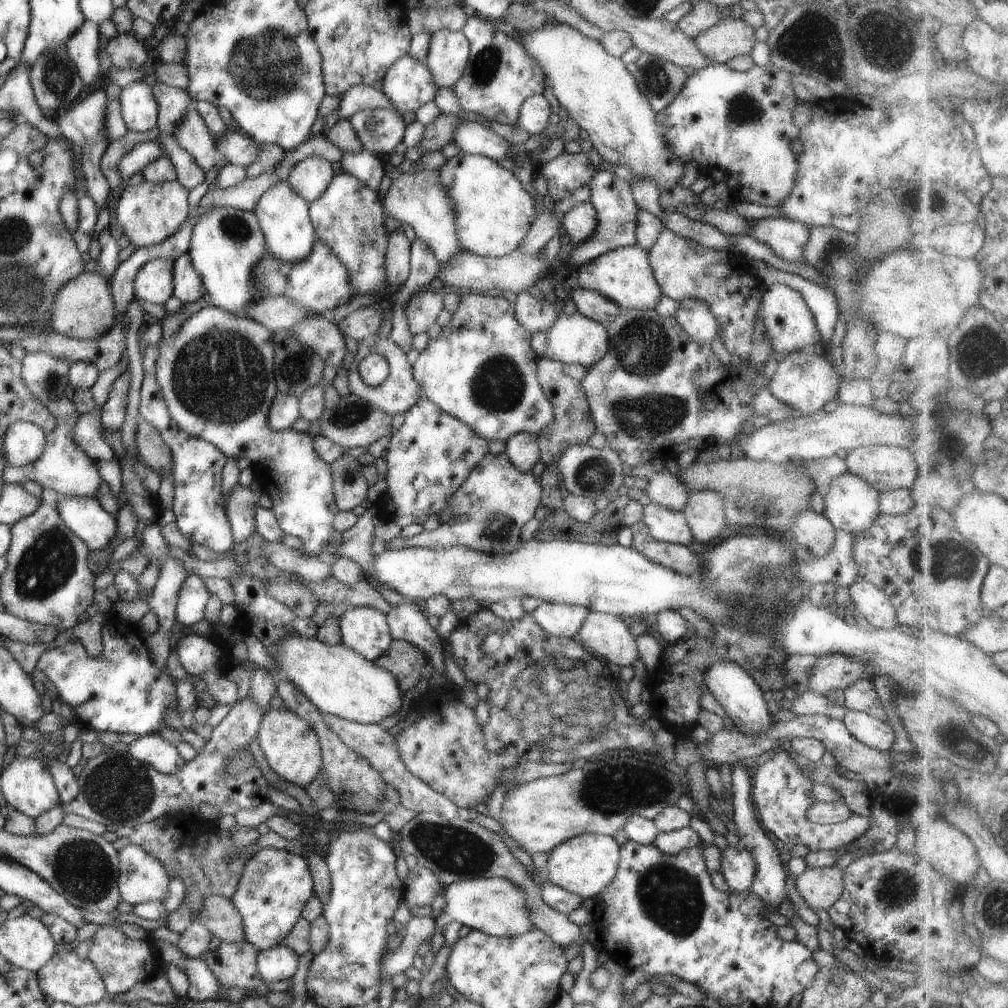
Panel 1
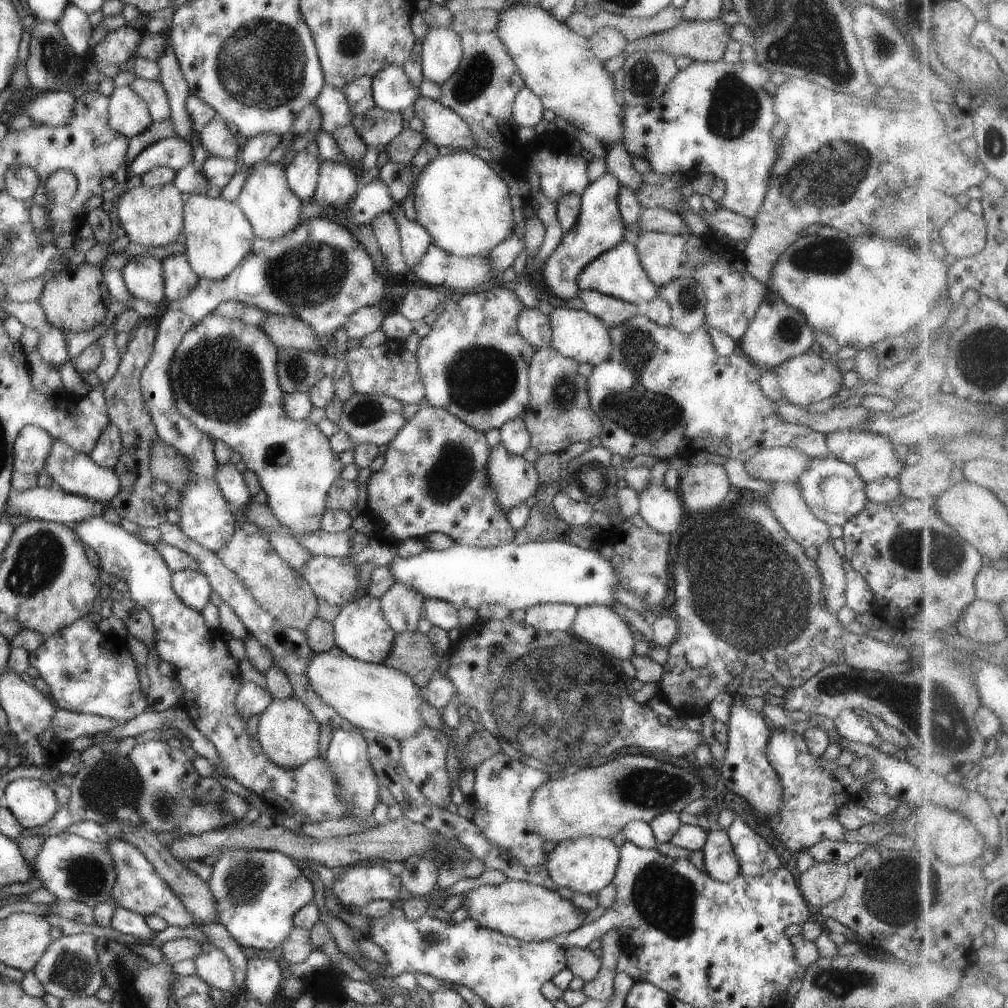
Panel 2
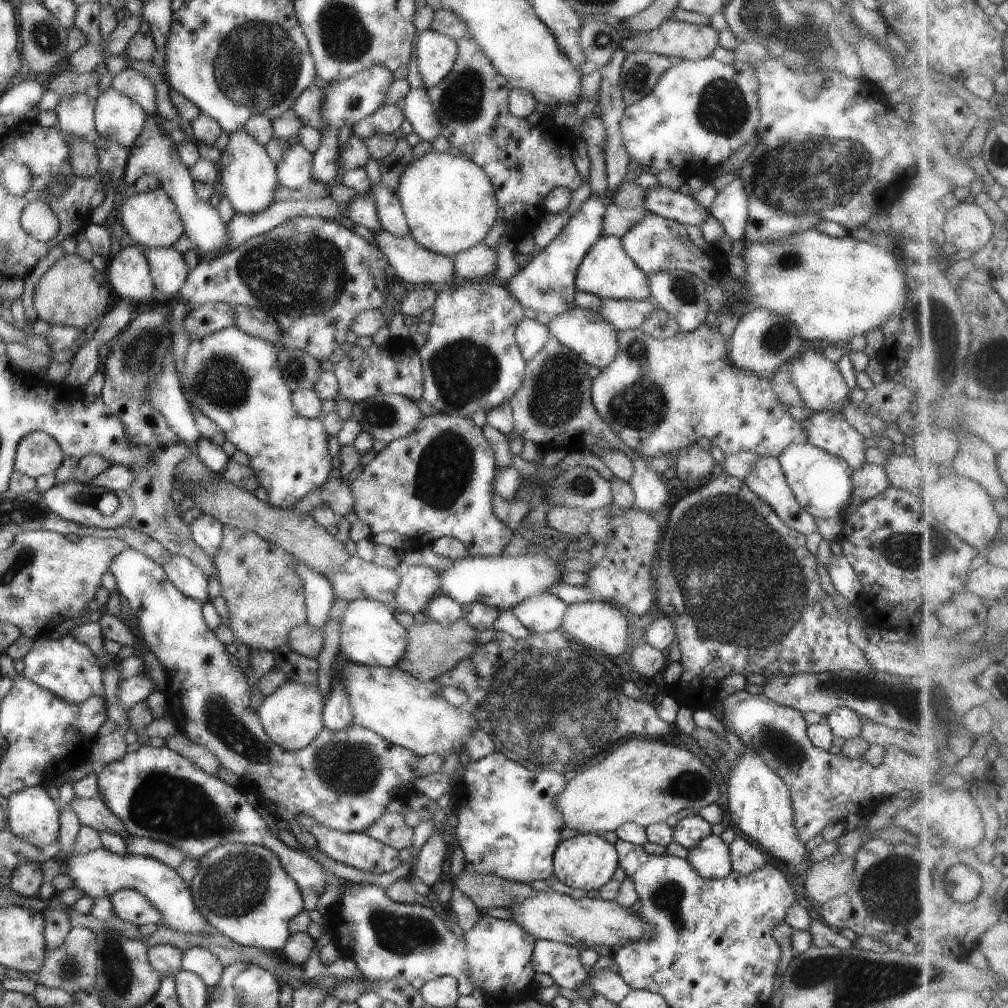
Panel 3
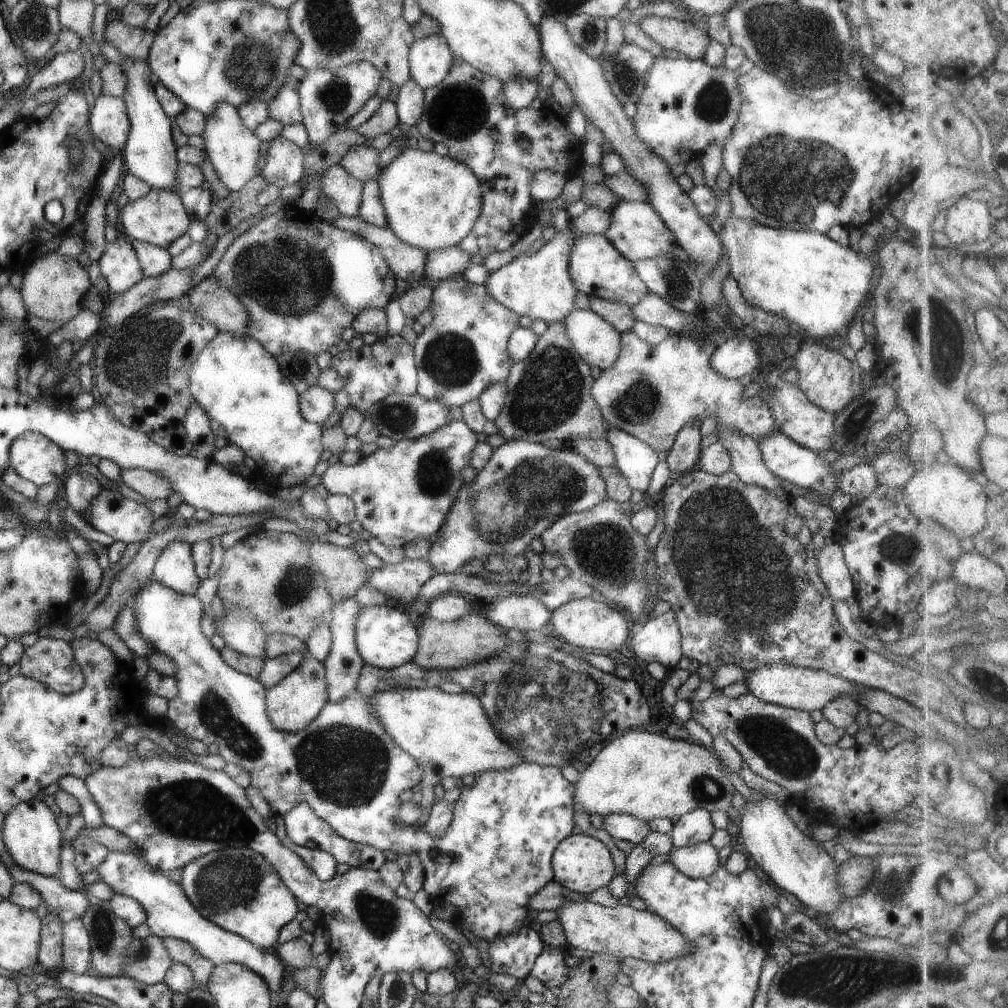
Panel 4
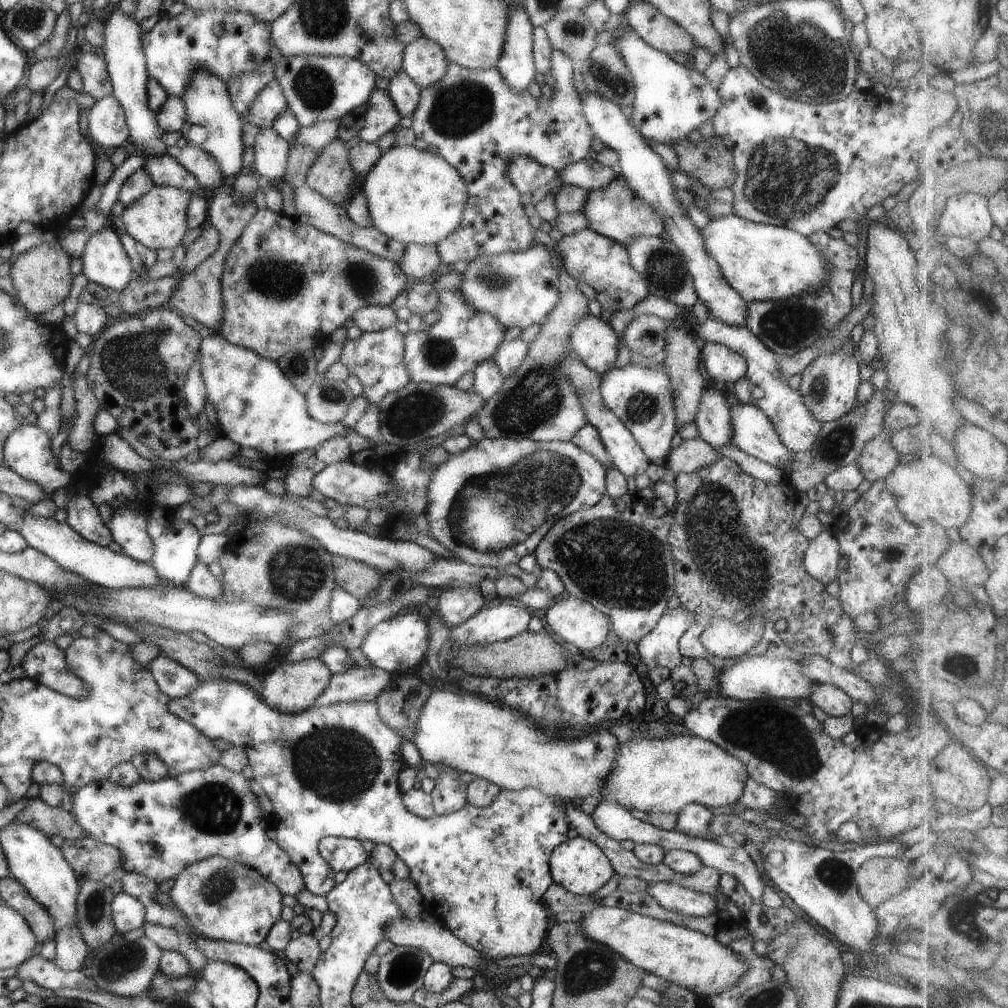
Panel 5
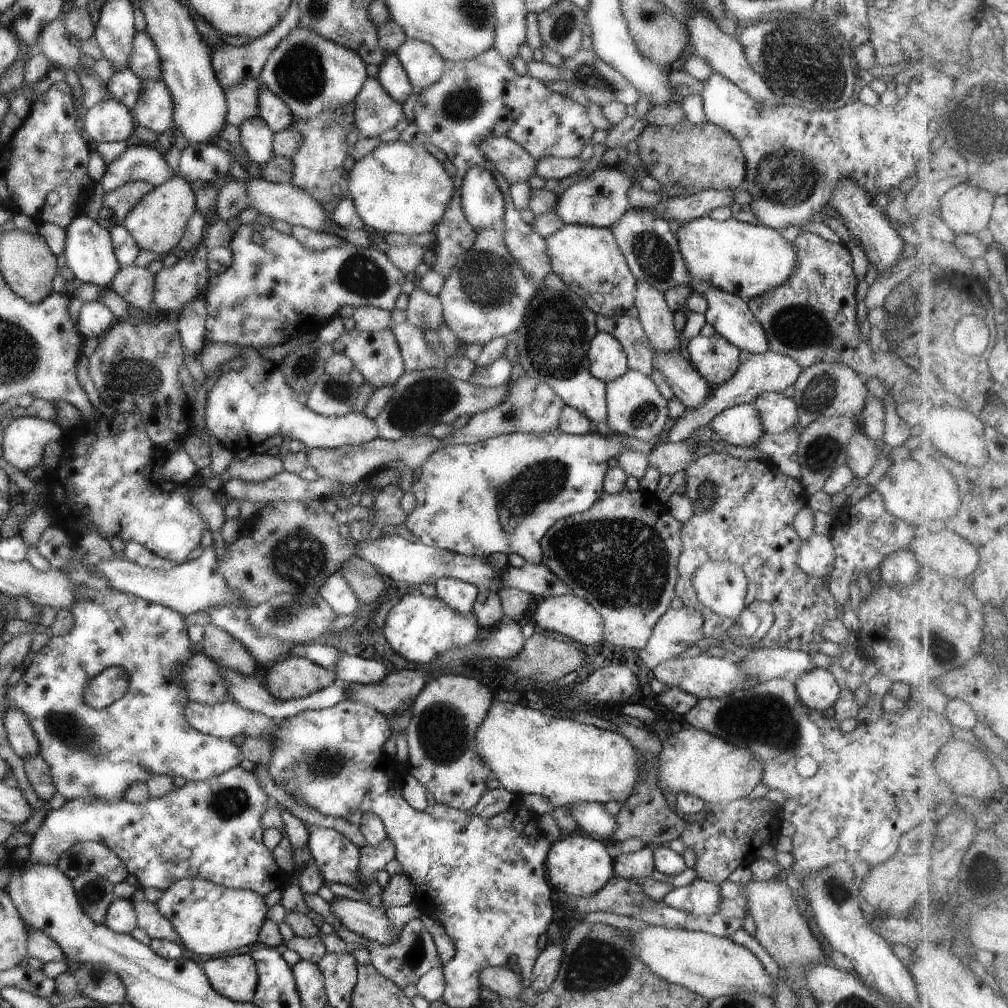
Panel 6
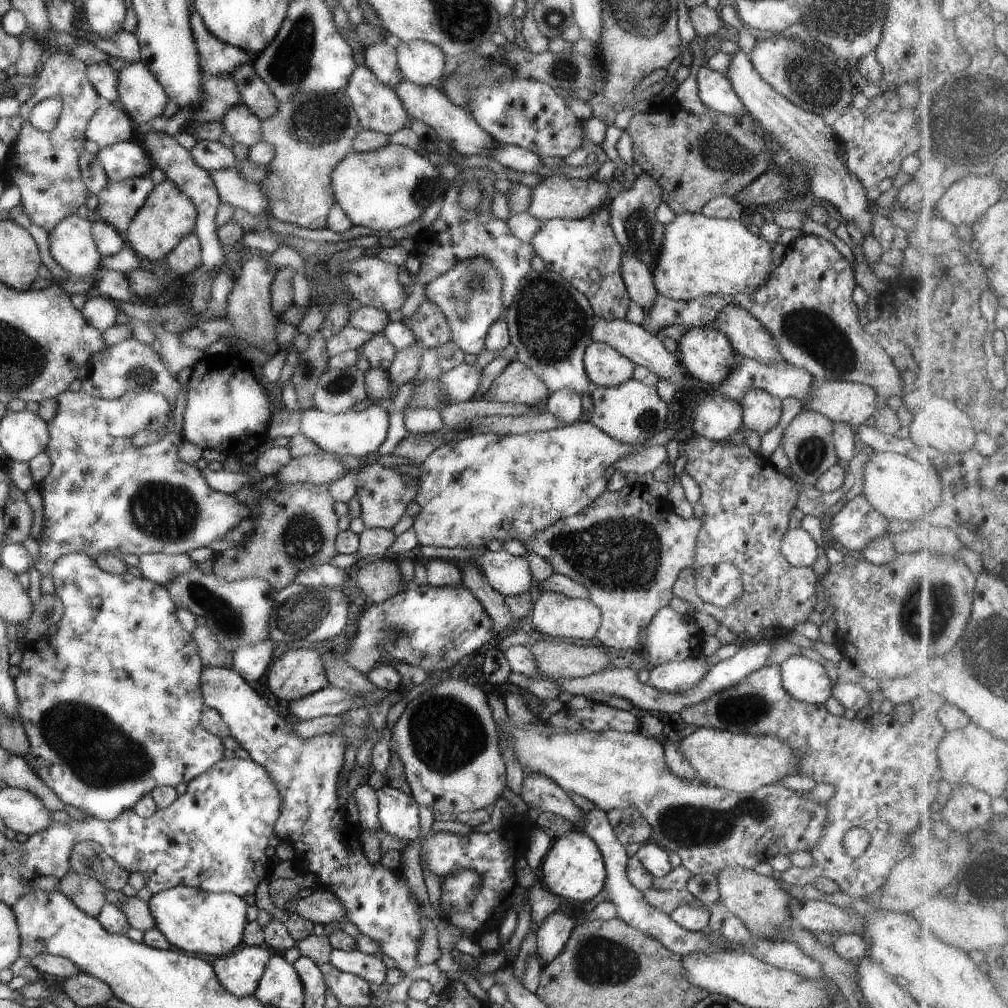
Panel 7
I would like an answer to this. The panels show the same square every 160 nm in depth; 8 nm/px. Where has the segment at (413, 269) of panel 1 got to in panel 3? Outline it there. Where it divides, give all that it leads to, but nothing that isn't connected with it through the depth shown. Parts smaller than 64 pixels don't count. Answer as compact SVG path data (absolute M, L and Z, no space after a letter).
M370 159L364 167L370 179L371 195L377 206L380 226L396 236L409 235L409 226L405 219L398 197L380 178L380 168L374 159Z

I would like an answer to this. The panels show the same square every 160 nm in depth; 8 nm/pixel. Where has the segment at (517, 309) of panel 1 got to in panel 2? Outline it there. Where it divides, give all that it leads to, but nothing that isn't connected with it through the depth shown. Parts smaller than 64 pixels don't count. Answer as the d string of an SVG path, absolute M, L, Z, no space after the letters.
M523 306L517 321L518 334L536 351L551 347L552 330L549 316L542 314L538 307Z

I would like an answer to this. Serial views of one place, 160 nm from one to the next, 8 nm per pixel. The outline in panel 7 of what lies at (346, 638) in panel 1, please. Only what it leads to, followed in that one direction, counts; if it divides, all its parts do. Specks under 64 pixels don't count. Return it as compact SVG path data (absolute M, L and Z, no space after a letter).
M463 583L451 587L412 585L386 602L363 609L360 615L347 649L343 652L329 650L321 654L321 658L339 657L364 675L376 668L383 656L422 666L427 672L450 670L464 656L474 654L486 642L497 638L492 619Z

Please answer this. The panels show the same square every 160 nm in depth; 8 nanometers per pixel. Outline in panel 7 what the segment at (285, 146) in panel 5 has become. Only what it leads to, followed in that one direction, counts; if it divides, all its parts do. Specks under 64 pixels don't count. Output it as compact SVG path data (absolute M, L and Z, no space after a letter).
M244 103L230 107L221 123L226 134L248 148L261 140L261 120Z

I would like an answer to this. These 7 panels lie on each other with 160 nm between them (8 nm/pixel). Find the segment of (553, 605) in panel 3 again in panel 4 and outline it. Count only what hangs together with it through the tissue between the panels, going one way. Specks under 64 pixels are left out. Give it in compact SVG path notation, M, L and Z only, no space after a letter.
M510 595L509 597L498 599L493 603L483 603L479 614L482 618L485 618L487 621L494 623L506 631L510 630L510 628L529 631L538 630L546 624L550 626L549 620L552 616L552 611L549 611L548 608L533 598L524 595Z

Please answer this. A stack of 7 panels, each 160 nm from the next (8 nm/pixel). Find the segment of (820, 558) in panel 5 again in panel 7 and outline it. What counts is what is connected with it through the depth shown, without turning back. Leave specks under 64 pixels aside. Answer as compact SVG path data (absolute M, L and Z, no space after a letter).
M796 527L784 533L780 552L795 567L812 567L818 556L818 545L809 532Z

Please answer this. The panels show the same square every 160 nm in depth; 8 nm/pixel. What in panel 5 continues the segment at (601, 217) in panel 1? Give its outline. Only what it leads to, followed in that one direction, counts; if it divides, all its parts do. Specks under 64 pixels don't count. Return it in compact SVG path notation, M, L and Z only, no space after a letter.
M540 243L524 252L504 251L496 255L478 255L463 272L459 291L474 309L492 315L505 329L520 328L523 331L532 324L543 324L560 298L559 277L556 270L552 269L551 256Z

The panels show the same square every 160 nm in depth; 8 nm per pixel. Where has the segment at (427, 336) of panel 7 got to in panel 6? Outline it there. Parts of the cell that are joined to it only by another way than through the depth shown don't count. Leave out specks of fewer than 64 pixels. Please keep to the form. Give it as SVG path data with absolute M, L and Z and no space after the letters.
M415 288L409 294L408 307L406 308L406 322L416 325L420 330L437 331L442 324L443 306L437 295Z

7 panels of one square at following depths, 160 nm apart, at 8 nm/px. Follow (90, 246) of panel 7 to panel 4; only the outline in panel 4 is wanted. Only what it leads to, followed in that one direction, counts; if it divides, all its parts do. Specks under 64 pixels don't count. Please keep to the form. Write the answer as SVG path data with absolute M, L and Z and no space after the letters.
M124 233L120 234L116 240L106 242L105 249L97 260L97 265L100 267L111 293L122 294L145 277L134 247Z

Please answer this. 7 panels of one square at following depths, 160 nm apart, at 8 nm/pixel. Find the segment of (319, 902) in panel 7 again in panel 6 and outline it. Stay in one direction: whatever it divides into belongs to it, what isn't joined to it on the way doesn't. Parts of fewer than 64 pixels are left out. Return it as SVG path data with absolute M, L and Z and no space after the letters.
M342 897L328 902L330 912L340 920L342 926L356 932L368 941L376 941L381 945L397 941L389 925L385 907L373 907L364 901L355 901Z

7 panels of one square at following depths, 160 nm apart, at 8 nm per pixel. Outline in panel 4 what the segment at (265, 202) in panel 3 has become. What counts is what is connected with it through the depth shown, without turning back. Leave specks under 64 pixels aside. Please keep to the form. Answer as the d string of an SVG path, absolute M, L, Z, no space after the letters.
M222 103L213 115L206 117L205 127L201 134L204 139L204 150L208 160L214 165L218 178L231 192L240 190L252 177L256 176L258 168L256 161L260 156L260 141L244 121L240 118L237 108L228 103Z

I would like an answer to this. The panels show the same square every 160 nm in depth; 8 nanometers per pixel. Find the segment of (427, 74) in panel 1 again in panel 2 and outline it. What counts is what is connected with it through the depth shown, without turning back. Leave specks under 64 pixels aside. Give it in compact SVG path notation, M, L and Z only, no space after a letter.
M387 65L372 78L372 96L377 108L398 112L414 106L420 98L420 86L412 84L403 66Z

